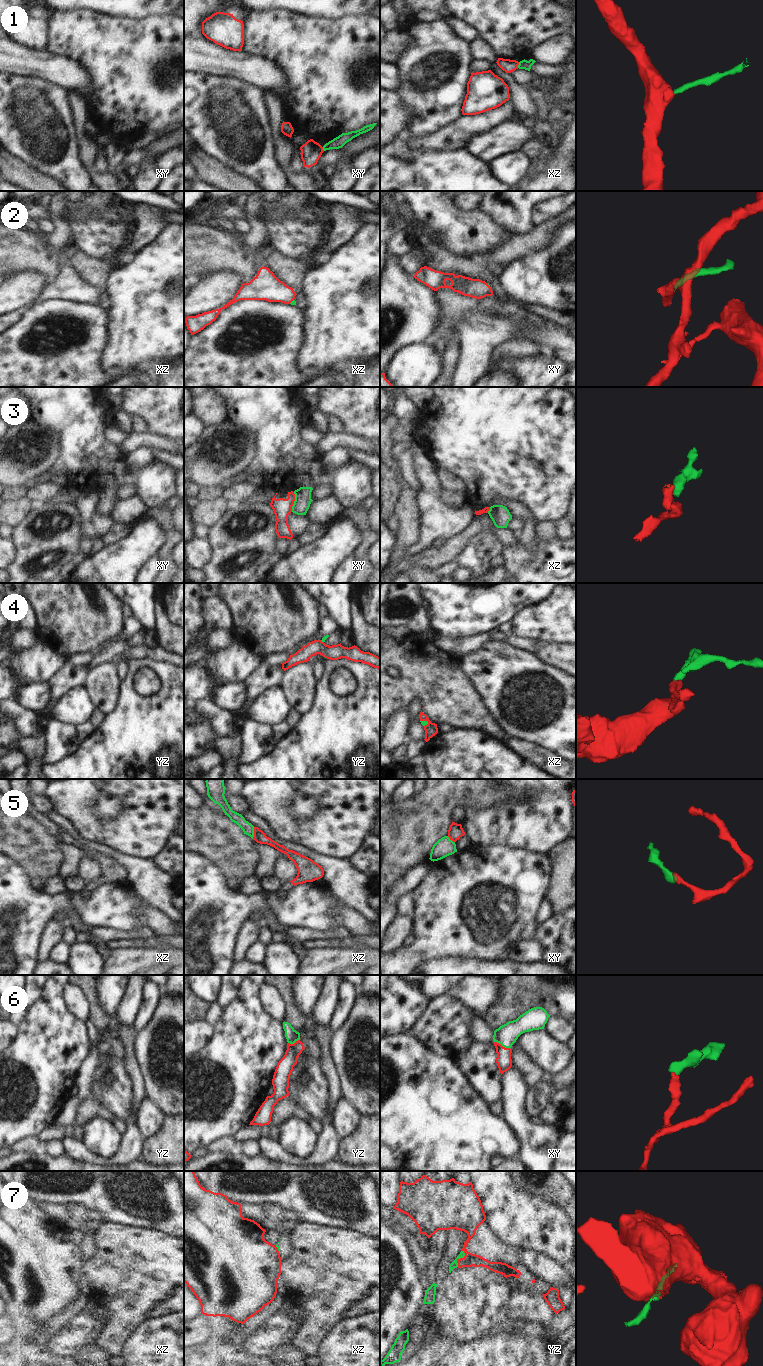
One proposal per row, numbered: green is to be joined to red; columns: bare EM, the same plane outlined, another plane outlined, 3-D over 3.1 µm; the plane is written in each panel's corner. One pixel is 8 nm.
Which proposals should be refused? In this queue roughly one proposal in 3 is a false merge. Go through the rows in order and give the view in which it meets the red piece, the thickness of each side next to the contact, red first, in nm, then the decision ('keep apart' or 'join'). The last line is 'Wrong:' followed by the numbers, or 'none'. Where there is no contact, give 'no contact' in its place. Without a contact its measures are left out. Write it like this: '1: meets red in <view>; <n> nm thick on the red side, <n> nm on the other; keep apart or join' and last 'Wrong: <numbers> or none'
1: meets red in xz; 110 nm thick on the red side, 80 nm on the other; keep apart
2: meets red in xz; 220 nm thick on the red side, 40 nm on the other; join
3: meets red in xy; 150 nm thick on the red side, 130 nm on the other; keep apart
4: meets red in xz; 100 nm thick on the red side, 40 nm on the other; keep apart
5: meets red in xz; 100 nm thick on the red side, 90 nm on the other; keep apart
6: meets red in xy; 130 nm thick on the red side, 170 nm on the other; join
7: meets red in yz; 110 nm thick on the red side, 60 nm on the other; keep apart
Wrong: 1, 3, 4, 5, 7

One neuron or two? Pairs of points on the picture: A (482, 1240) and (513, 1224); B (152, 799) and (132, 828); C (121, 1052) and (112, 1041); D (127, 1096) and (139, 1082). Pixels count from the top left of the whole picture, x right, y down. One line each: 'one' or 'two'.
A: two
B: one
C: one
D: two

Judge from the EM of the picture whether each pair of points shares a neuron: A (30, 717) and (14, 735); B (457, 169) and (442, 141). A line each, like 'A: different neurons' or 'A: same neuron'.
A: different neurons
B: different neurons

